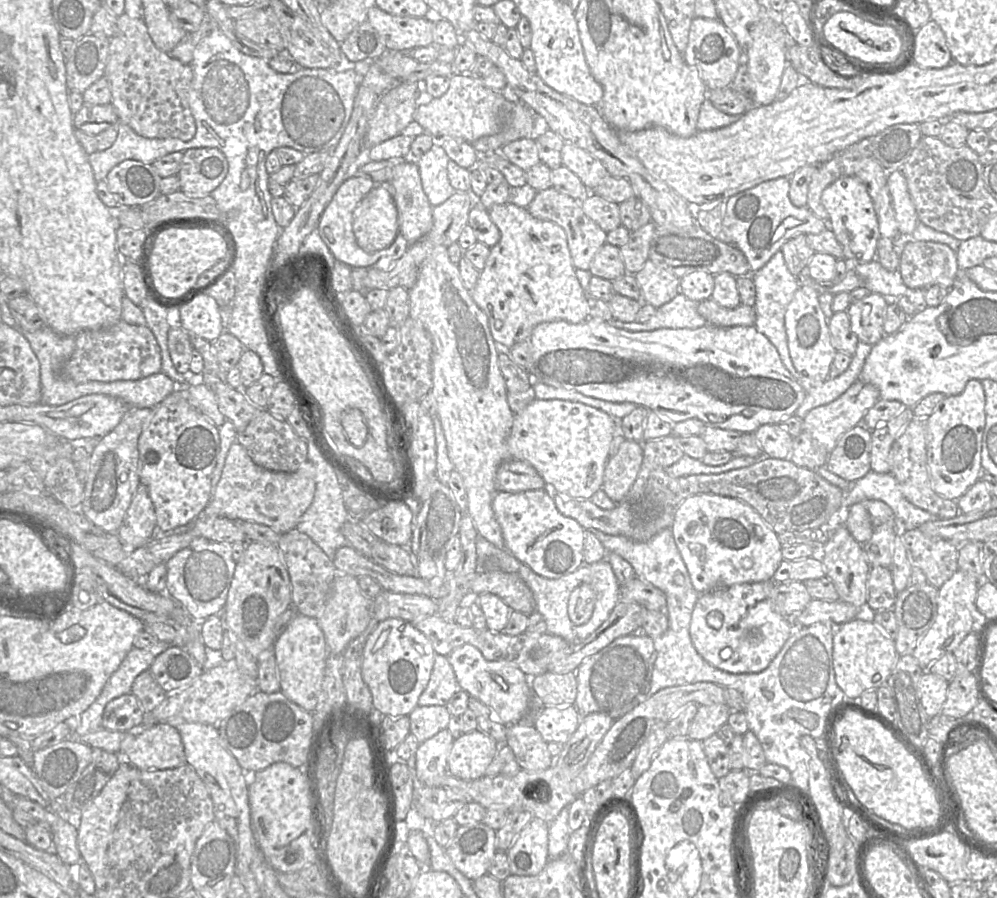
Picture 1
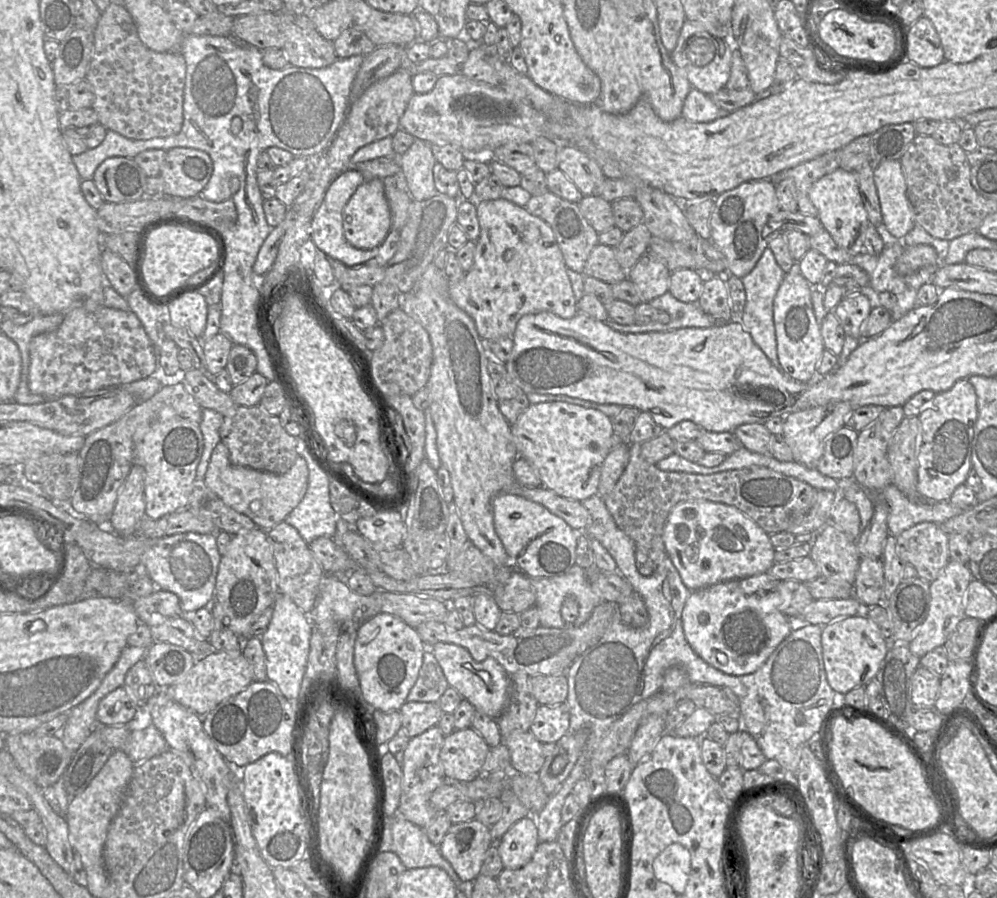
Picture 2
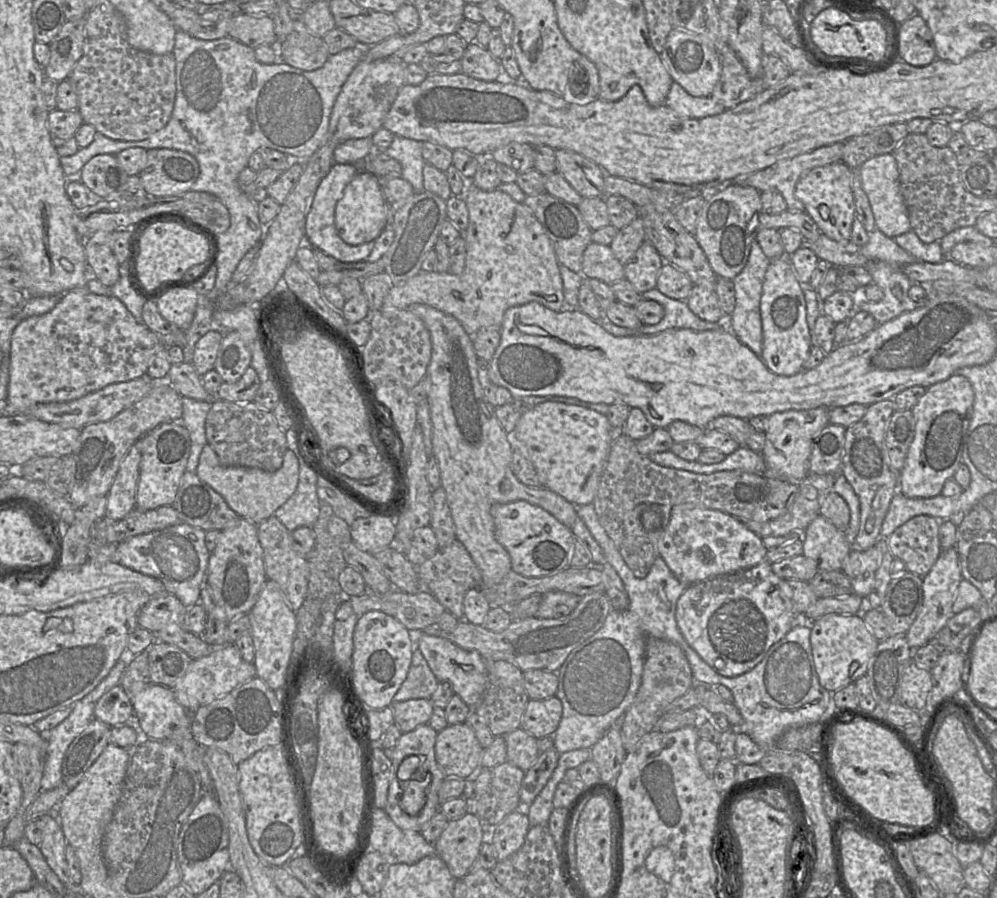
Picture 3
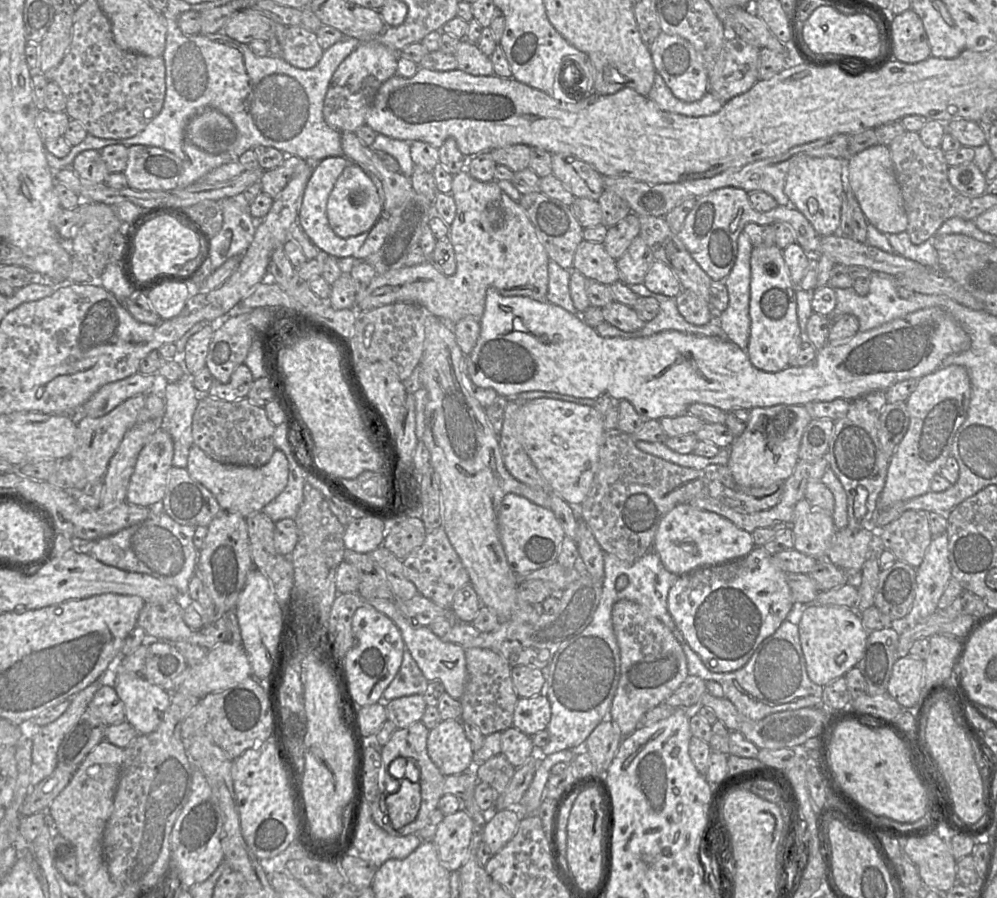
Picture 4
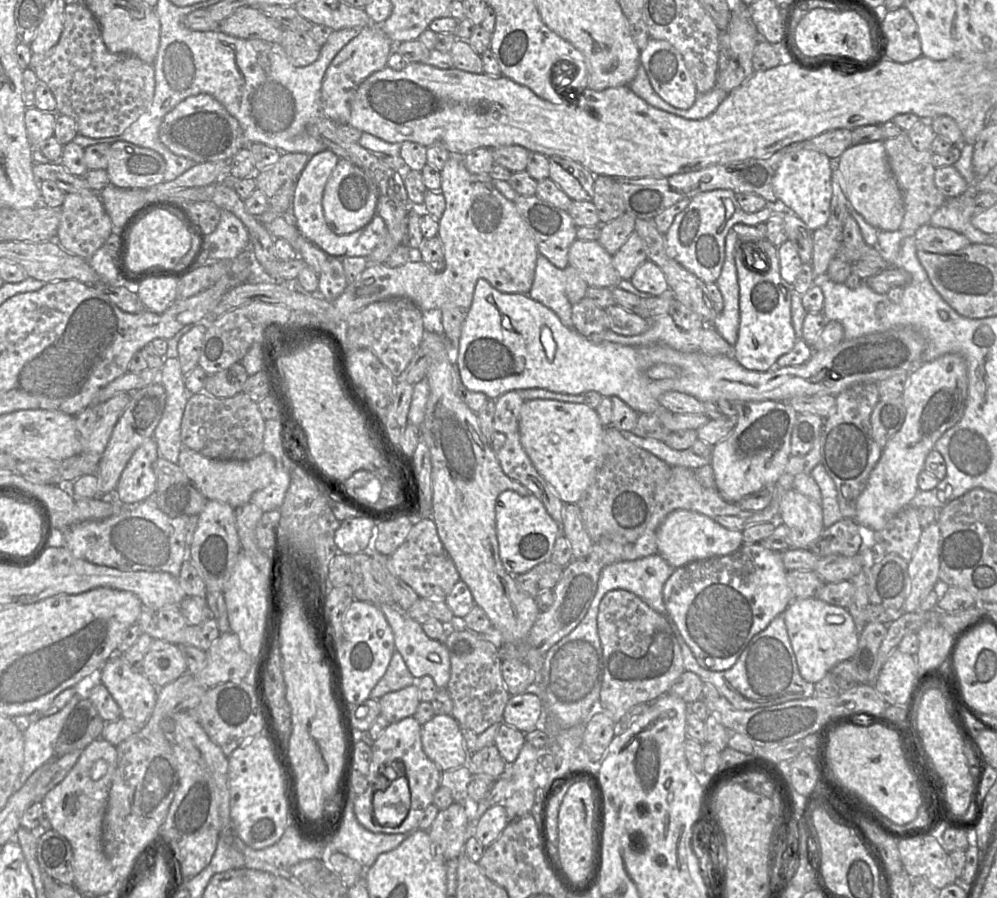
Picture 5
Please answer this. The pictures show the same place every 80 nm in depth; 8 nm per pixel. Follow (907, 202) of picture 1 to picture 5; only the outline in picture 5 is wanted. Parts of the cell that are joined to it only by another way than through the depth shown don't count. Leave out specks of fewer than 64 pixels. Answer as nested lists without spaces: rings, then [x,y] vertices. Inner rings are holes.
[[[883,141],[849,146],[837,159],[837,168],[845,182],[845,196],[868,224],[878,231],[900,230],[904,202]]]

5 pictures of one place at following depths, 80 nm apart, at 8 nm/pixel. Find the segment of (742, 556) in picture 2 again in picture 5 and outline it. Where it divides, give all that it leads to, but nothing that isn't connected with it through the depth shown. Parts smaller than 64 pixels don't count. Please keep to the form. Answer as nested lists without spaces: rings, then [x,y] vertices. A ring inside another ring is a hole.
[[[684,509],[675,510],[664,518],[656,532],[656,543],[657,554],[675,569],[692,562],[730,555],[744,545],[741,531],[729,530],[706,515]]]

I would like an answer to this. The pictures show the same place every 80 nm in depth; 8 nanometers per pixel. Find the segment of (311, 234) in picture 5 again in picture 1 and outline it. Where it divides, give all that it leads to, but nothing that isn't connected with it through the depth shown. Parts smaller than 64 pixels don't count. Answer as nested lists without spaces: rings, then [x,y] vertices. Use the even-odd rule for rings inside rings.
[[[363,177],[347,178],[323,211],[317,231],[335,260],[351,268],[373,267],[377,270],[387,271],[404,255],[409,243],[399,234],[390,247],[375,253],[367,253],[358,246],[353,232],[353,211],[372,189],[370,179]]]

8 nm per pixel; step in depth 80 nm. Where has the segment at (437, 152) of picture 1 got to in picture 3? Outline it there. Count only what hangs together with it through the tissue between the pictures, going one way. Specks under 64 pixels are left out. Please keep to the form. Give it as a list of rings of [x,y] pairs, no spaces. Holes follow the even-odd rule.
[[[395,136],[389,148],[383,152],[400,163],[402,177],[411,184],[415,193],[424,191],[423,169],[426,162],[422,156],[423,143]]]

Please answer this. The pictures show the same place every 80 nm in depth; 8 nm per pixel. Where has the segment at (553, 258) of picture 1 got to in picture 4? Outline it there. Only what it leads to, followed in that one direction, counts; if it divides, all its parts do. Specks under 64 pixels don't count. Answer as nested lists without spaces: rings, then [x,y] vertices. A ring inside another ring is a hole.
[[[466,170],[453,175],[450,195],[456,204],[456,215],[449,225],[447,239],[455,252],[457,264],[455,274],[447,276],[441,273],[430,261],[377,274],[365,289],[357,292],[354,309],[367,311],[397,302],[413,303],[453,327],[455,323],[464,318],[479,321],[484,312],[486,293],[490,288],[503,296],[525,296],[540,302],[547,302],[550,259],[519,203],[504,193],[495,180],[480,182]]]

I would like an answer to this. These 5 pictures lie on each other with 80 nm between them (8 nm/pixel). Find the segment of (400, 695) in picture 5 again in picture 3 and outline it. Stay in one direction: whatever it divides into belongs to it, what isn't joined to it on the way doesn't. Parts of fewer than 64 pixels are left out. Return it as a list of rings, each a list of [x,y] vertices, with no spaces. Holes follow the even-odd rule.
[[[411,699],[393,702],[390,705],[394,723],[403,732],[410,732],[419,725],[428,724],[433,712],[433,705],[427,699]]]

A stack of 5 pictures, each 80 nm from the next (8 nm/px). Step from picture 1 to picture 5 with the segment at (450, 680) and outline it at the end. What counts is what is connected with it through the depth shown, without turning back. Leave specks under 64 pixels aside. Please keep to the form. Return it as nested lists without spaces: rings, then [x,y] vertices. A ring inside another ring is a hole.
[[[398,651],[392,655],[386,673],[371,691],[370,698],[379,700],[387,693],[401,690],[407,686],[415,685],[417,679],[407,668],[402,656]]]

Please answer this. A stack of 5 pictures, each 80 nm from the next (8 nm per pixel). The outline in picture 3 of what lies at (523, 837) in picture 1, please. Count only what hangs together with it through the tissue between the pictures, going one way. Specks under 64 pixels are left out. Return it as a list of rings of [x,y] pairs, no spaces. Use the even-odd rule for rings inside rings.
[[[518,809],[508,814],[494,828],[491,844],[495,849],[498,861],[506,859],[523,845],[530,827],[526,810]]]

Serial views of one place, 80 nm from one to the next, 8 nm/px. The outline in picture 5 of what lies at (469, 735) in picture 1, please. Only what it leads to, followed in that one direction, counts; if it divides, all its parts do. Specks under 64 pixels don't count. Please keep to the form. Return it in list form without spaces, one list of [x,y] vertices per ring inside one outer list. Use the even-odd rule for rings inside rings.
[[[434,715],[422,725],[423,750],[441,771],[465,764],[467,753],[459,723],[451,715]]]

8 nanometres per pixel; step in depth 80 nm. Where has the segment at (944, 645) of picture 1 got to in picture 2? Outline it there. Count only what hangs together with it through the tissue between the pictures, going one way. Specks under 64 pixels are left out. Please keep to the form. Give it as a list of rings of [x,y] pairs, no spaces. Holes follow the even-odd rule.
[[[951,560],[942,574],[930,583],[931,601],[928,616],[908,644],[915,656],[921,658],[933,649],[943,646],[959,622],[967,617],[965,610],[968,603],[968,586],[973,579],[967,564]]]

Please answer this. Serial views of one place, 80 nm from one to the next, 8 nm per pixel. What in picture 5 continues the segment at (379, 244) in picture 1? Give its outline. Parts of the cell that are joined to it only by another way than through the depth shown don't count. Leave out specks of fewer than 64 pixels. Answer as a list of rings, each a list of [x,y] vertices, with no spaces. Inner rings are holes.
[[[340,158],[324,189],[322,206],[329,228],[338,235],[364,228],[377,214],[378,190],[371,178],[352,162]]]

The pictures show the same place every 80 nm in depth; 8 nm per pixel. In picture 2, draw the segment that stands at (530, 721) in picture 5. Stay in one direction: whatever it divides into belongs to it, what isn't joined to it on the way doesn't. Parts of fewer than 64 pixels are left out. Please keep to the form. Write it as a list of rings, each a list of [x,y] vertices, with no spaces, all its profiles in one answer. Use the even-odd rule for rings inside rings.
[[[568,704],[539,705],[529,731],[542,743],[558,742],[569,731]]]

